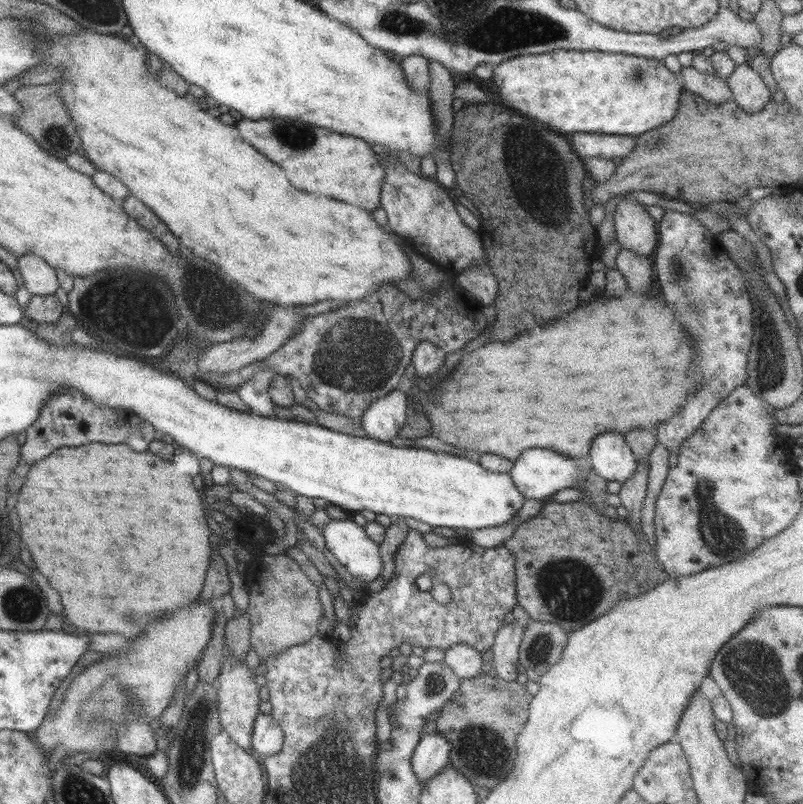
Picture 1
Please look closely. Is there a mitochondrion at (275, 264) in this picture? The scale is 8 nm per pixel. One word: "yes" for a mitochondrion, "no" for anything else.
no

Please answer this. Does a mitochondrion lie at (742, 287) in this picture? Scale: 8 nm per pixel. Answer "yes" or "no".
no

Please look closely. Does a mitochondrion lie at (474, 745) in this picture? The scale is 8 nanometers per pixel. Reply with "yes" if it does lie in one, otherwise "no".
yes

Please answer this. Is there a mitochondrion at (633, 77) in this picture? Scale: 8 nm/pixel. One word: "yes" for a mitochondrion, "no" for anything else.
yes

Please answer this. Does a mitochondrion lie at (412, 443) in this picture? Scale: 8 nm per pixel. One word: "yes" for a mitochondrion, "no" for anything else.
no

